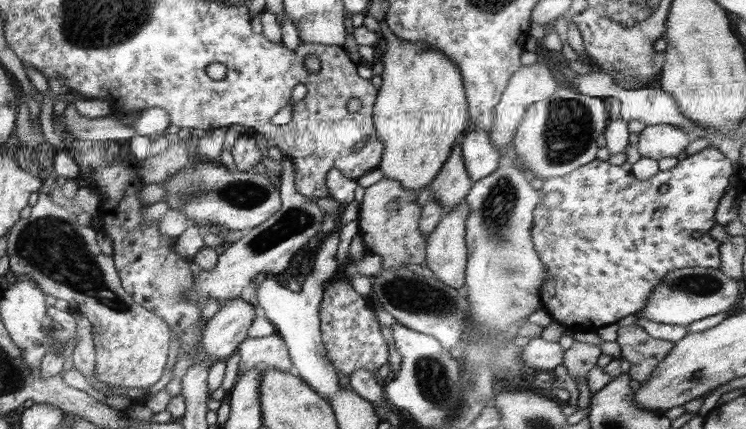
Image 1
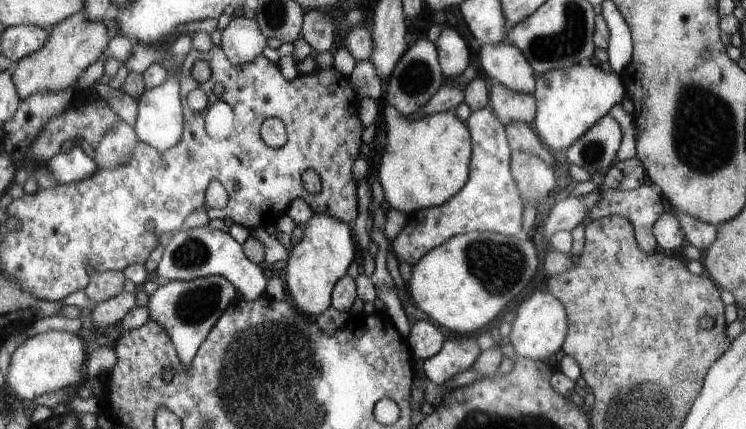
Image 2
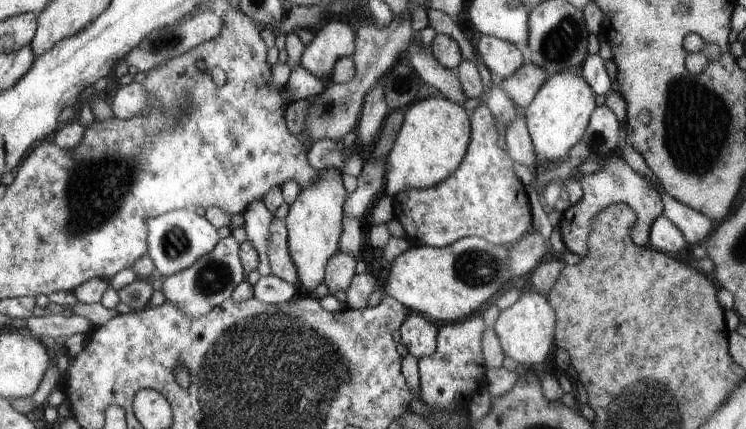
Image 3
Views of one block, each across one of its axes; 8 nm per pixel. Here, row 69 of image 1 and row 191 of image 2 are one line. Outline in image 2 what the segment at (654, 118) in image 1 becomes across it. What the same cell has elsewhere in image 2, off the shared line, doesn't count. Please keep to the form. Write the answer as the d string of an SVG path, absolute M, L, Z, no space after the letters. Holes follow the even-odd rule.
M596 190L584 196L568 197L566 200L558 202L542 226L544 237L550 239L559 231L571 232L594 207L599 200L598 195L598 190Z

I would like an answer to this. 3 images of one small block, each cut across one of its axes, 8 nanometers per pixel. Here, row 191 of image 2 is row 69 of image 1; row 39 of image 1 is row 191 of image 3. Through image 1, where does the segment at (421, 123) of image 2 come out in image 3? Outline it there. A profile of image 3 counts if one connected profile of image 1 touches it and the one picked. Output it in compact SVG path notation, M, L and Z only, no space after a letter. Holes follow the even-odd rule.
M443 95L428 96L408 108L392 149L386 156L384 194L394 198L404 190L426 190L446 180L464 156L471 139L471 114Z

